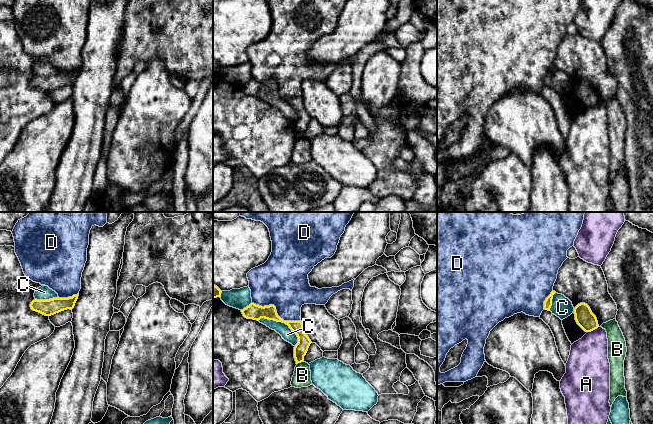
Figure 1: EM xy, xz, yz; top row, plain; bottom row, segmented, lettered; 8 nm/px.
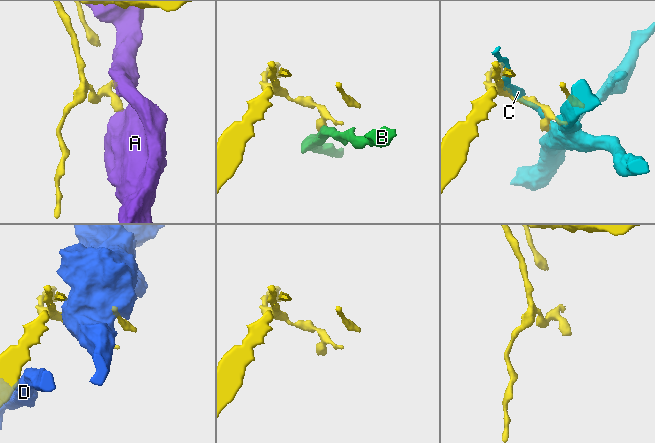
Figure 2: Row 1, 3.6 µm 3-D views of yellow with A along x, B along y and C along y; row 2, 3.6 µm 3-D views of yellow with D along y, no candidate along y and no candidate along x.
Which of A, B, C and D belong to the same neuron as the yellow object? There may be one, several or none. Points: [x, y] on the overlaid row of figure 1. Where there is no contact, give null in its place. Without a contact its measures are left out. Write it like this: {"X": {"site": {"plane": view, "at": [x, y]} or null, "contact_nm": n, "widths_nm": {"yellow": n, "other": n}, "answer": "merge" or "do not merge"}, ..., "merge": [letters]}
{"A": {"site": {"plane": "yz", "at": [592, 330]}, "contact_nm": 110, "widths_nm": {"yellow": 150, "other": 320}, "answer": "do not merge"}, "B": {"site": {"plane": "xz", "at": [300, 362]}, "contact_nm": 60, "widths_nm": {"yellow": 110, "other": 140}, "answer": "do not merge"}, "C": {"site": {"plane": "xz", "at": [281, 321]}, "contact_nm": 380, "widths_nm": {"yellow": 120, "other": 100}, "answer": "do not merge"}, "D": {"site": {"plane": "xz", "at": [276, 311]}, "contact_nm": 420, "widths_nm": {"yellow": 120, "other": 420}, "answer": "do not merge"}, "merge": []}

